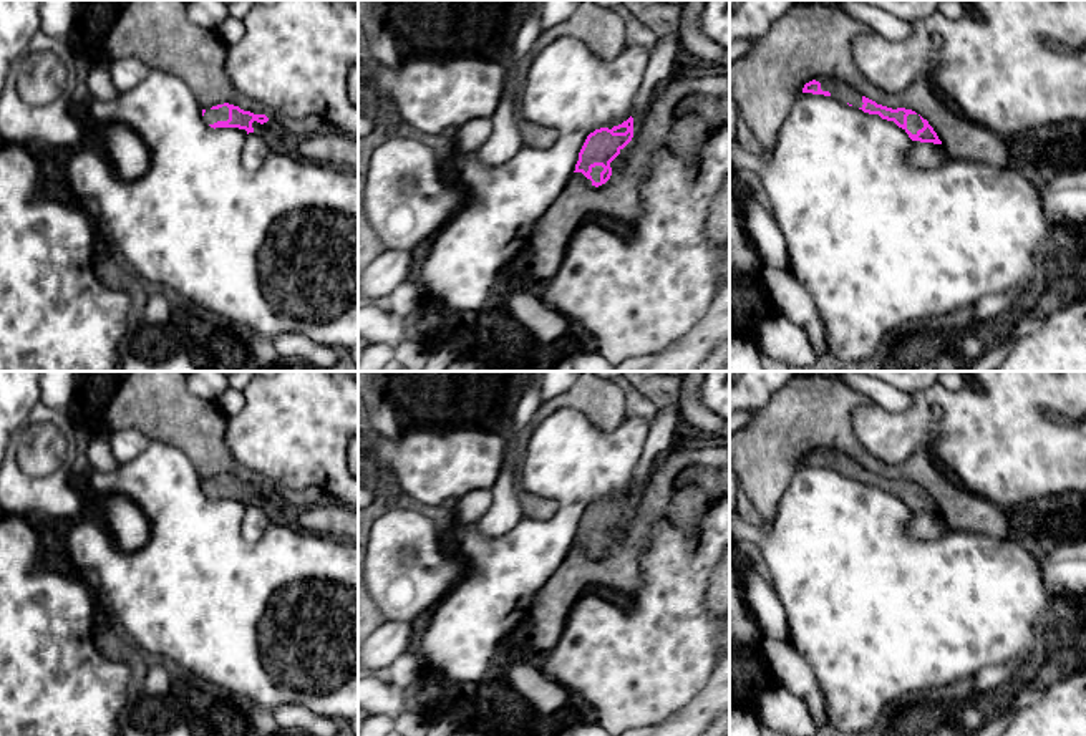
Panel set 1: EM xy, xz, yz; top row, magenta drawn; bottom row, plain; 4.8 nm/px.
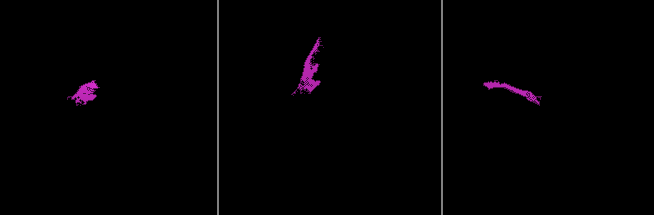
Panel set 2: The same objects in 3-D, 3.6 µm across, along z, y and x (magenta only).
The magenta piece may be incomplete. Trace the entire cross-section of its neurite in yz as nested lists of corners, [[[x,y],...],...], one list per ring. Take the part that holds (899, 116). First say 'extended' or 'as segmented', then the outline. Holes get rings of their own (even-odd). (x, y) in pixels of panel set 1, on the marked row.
extended | [[[817,78],[804,85],[802,93],[832,96],[847,103],[849,106],[859,108],[869,114],[879,114],[882,119],[894,121],[902,128],[912,141],[942,144],[933,128],[912,109],[905,108],[887,108],[854,91],[842,81]]]

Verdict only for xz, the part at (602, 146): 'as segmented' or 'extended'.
extended

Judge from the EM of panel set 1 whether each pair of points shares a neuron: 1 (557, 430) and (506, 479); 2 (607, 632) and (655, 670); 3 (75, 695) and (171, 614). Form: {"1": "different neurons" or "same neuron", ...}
{"1": "different neurons", "2": "same neuron", "3": "different neurons"}

